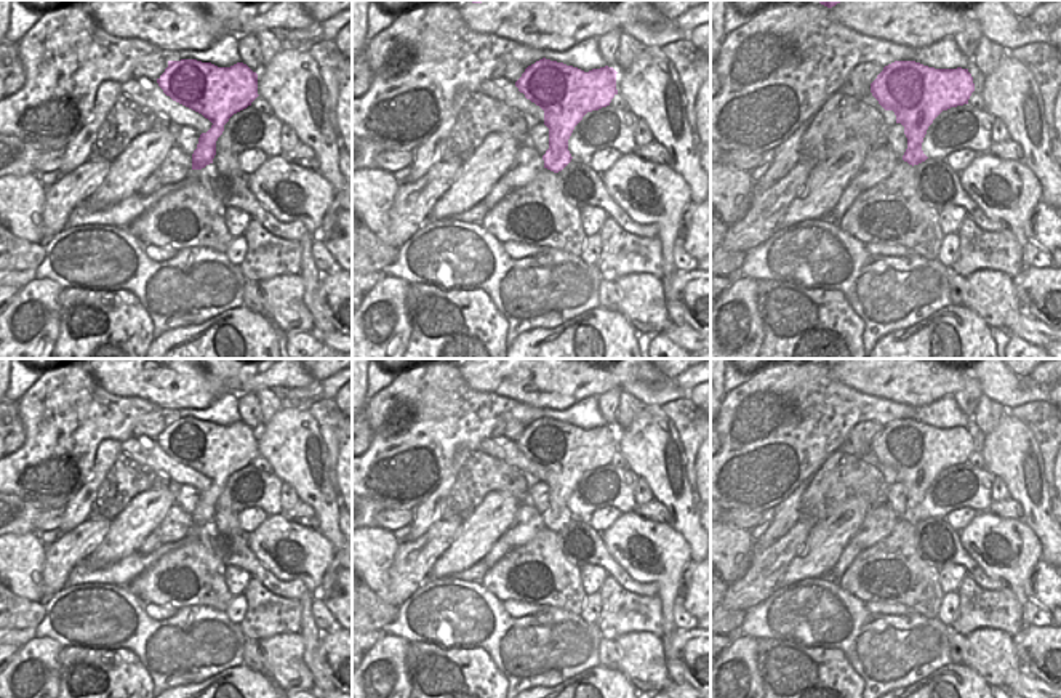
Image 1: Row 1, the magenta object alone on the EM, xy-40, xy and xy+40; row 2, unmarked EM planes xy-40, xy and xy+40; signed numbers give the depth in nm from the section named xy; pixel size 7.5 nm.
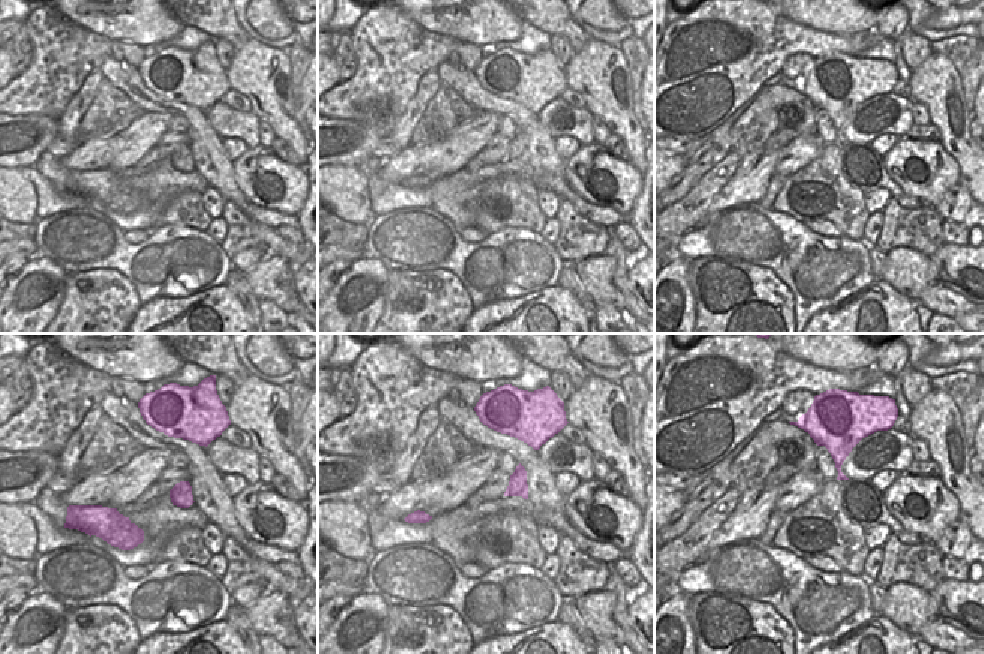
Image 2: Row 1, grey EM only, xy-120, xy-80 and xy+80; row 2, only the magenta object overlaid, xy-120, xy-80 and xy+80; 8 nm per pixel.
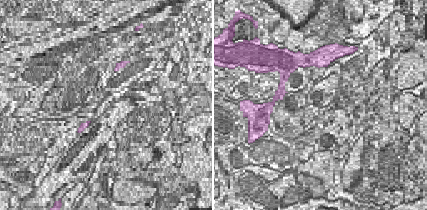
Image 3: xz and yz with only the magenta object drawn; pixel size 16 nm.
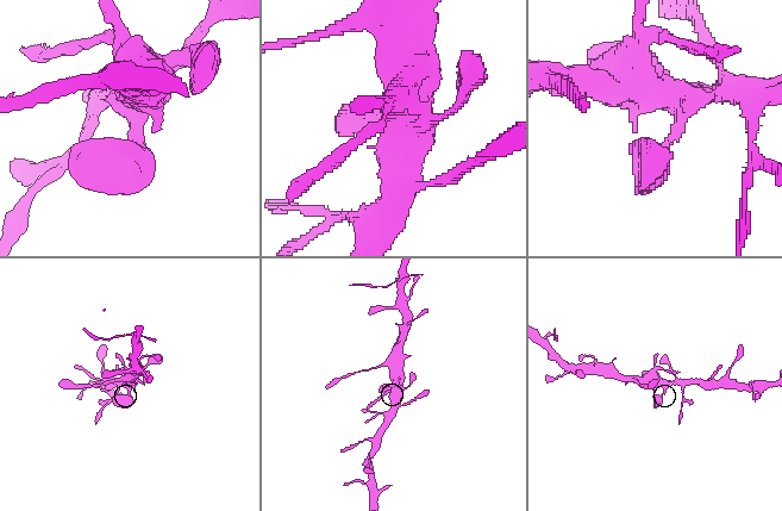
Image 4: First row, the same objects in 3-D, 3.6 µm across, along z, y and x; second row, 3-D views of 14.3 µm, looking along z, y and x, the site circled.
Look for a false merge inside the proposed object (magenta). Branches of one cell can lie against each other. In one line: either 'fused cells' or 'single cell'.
single cell

